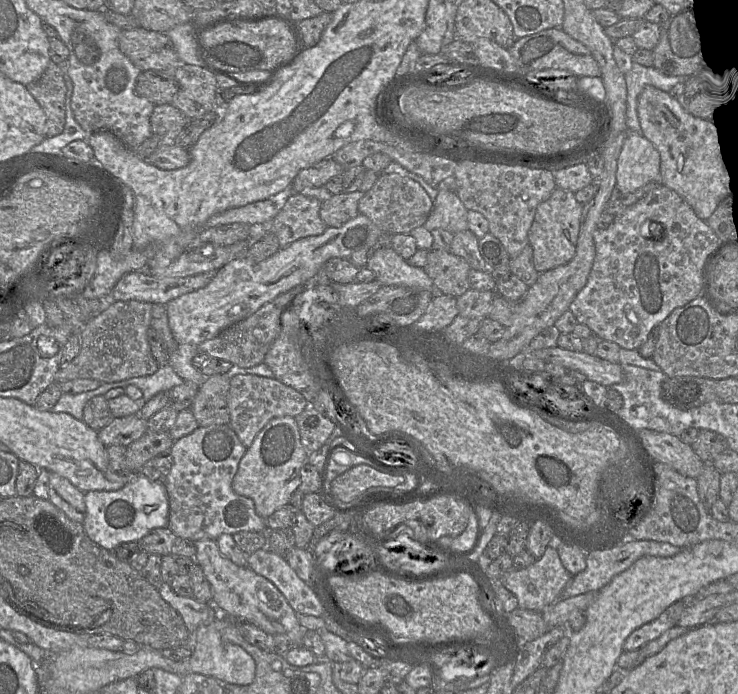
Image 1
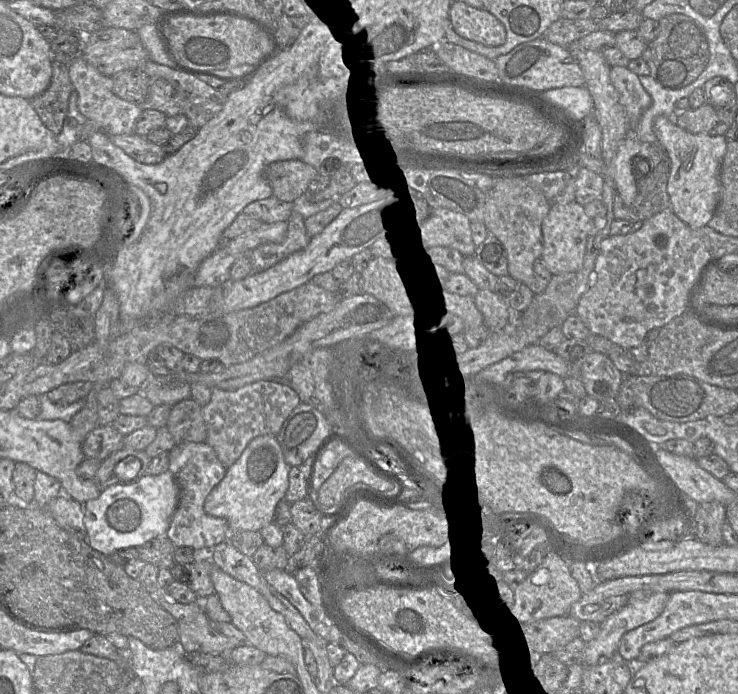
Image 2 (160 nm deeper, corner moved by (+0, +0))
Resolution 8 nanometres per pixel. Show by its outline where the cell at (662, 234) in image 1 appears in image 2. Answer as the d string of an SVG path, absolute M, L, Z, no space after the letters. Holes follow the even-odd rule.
M671 208L665 209L655 214L651 218L643 221L641 227L637 231L626 235L608 236L601 241L599 253L595 260L591 284L587 291L579 299L574 314L587 326L591 334L607 338L612 343L620 346L624 350L630 350L631 348L638 347L642 343L647 332L654 328L661 328L674 318L687 312L686 298L688 290L690 289L698 275L711 261L710 257L711 255L708 249L706 248L703 241L694 234L694 230L690 228L687 224L685 224L683 221L681 221L673 213Z

